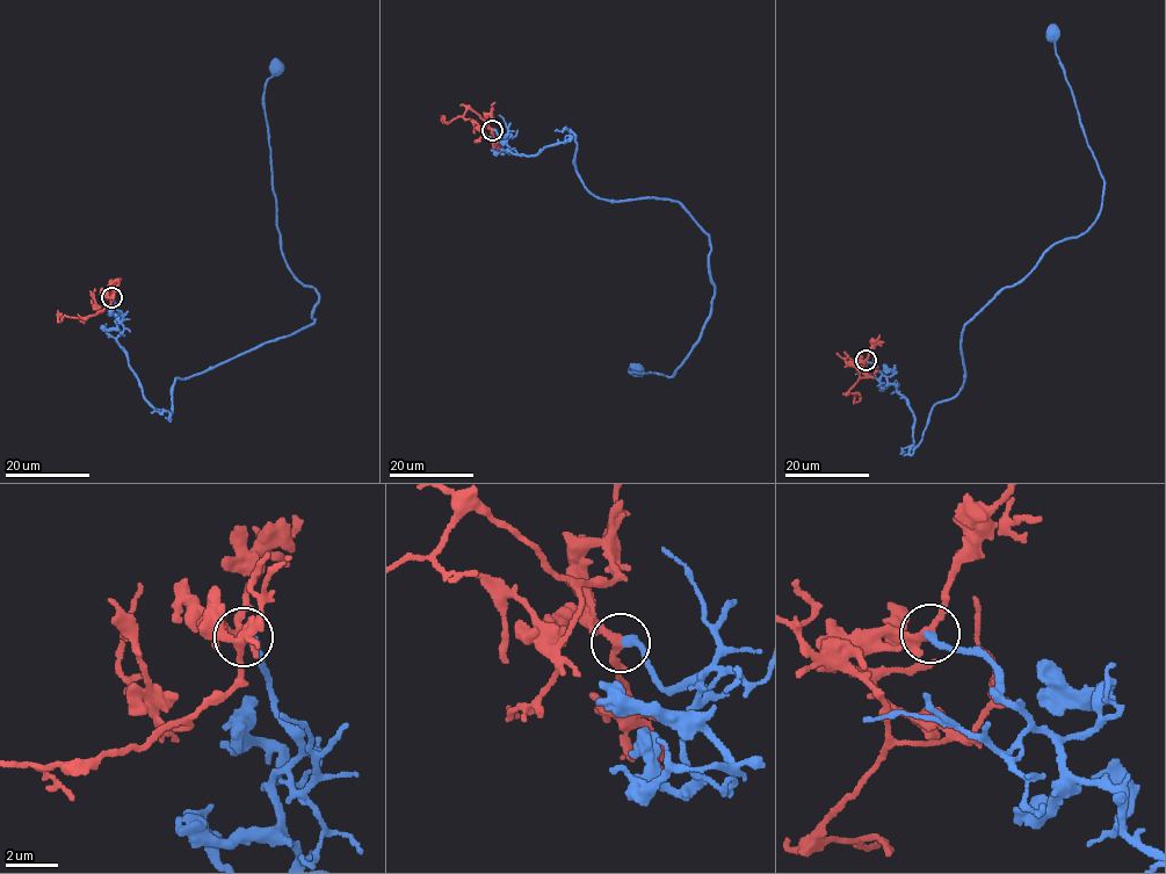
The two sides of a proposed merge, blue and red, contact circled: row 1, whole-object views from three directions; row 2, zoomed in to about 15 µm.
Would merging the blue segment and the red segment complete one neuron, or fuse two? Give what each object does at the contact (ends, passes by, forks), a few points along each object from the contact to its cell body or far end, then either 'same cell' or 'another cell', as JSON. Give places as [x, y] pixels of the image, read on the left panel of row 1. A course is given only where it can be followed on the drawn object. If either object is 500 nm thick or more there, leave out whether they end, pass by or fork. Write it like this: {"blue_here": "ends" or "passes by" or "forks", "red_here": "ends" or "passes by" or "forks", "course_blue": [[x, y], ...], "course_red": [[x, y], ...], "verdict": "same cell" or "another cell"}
{"blue_here": "ends", "red_here": "passes by", "course_blue": [[110, 298], [143, 396], [169, 420], [176, 377], [314, 320], [316, 289], [281, 250], [263, 103], [275, 67]], "course_red": [[110, 297], [107, 295], [110, 303], [95, 315], [78, 318], [65, 315], [58, 323]], "verdict": "same cell"}

